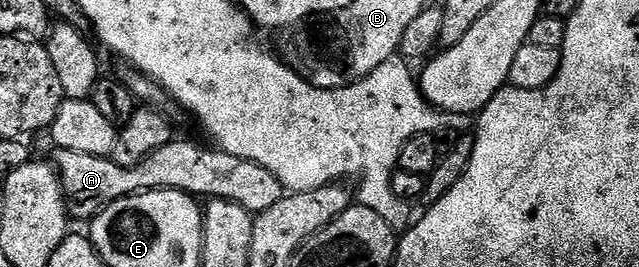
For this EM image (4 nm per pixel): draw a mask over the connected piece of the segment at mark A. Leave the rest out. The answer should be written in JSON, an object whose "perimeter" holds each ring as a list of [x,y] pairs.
{"perimeter":[[[175,138],[130,168],[119,166],[108,156],[96,157],[76,150],[57,148],[55,167],[61,173],[65,186],[65,204],[69,208],[70,217],[74,221],[92,221],[111,202],[124,196],[136,196],[138,192],[154,192],[156,188],[188,192],[194,198],[205,196],[209,200],[235,202],[243,206],[243,210],[254,214],[271,210],[271,206],[275,206],[275,202],[287,194],[287,189],[279,182],[279,178],[275,178],[271,170],[263,170],[259,162],[251,162],[247,158],[239,158],[216,146],[205,144]]]}

